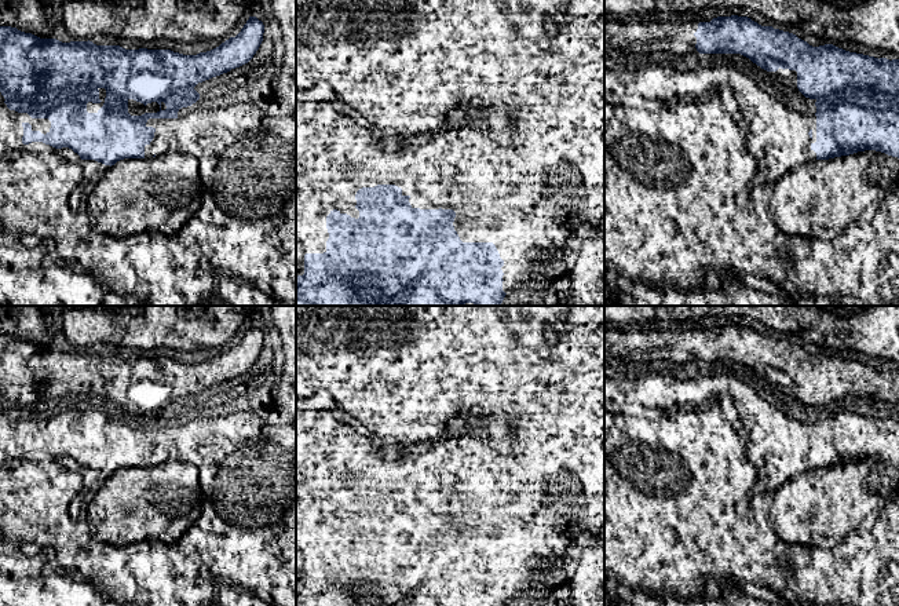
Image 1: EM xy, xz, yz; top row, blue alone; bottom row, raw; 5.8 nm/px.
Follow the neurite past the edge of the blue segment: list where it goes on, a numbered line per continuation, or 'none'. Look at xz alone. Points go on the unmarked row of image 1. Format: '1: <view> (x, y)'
none

